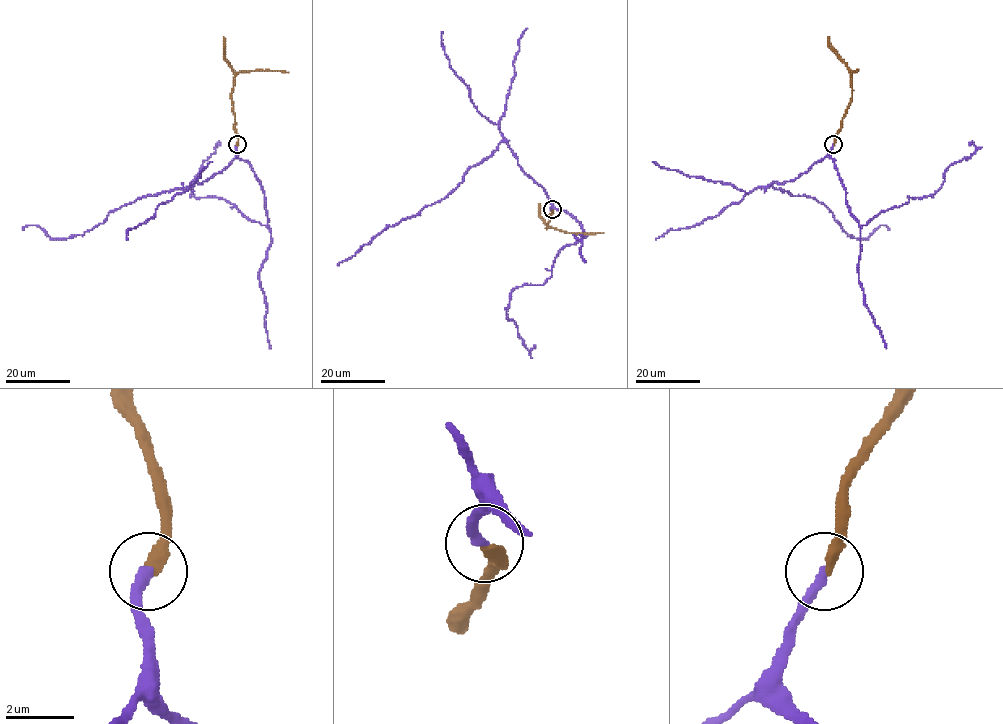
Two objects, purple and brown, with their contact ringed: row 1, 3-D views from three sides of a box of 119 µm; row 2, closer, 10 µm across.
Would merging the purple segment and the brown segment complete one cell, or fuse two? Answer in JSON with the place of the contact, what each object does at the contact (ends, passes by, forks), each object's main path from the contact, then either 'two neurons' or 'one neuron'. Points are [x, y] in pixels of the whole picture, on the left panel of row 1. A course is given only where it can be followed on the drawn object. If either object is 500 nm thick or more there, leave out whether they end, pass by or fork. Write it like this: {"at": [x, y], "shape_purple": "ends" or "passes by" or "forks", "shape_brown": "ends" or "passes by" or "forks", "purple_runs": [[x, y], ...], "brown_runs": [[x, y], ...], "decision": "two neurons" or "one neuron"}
{"at": [237, 144], "shape_purple": "ends", "shape_brown": "ends", "purple_runs": [[237, 144], [230, 163], [202, 183], [136, 198], [83, 235], [51, 238], [36, 225], [22, 230]], "brown_runs": [[237, 144], [231, 98], [234, 77], [239, 72], [252, 70], [289, 72]], "decision": "one neuron"}

